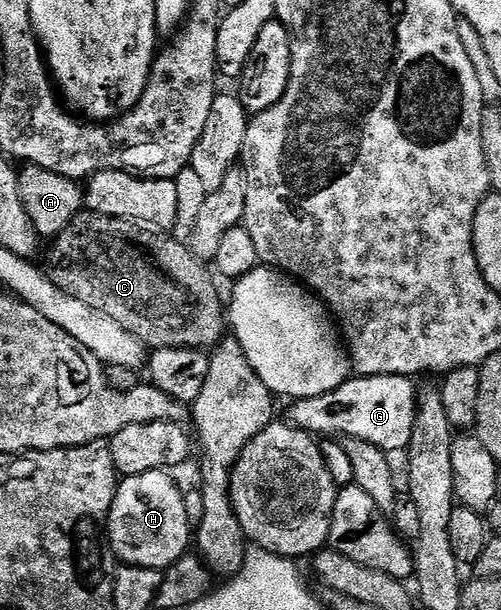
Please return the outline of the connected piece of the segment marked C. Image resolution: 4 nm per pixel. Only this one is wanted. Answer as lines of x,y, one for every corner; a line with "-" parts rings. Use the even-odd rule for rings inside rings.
86,210
79,214
59,236
53,237
51,244
54,245
51,246
50,253
46,256
47,262
50,263
50,268
48,267
50,280
56,282
56,286
60,286
60,290
64,290
64,294
72,294
72,298
77,298
79,302
92,306
92,310
100,310
100,314
108,314
108,318
113,318
115,322
120,322
120,326
124,326
128,330
128,334
136,334
136,338
140,338
140,342
146,345
147,349
200,348
210,350
221,344
227,335
228,312
224,307
224,296
222,300
221,294
218,293
217,282
219,283
219,281
215,279
212,272
212,277
210,277
210,272
206,269
209,267
203,261
198,260
194,251
183,241
175,240
173,235
163,234
158,230
151,230
149,227
132,220
108,218
107,216
101,216

